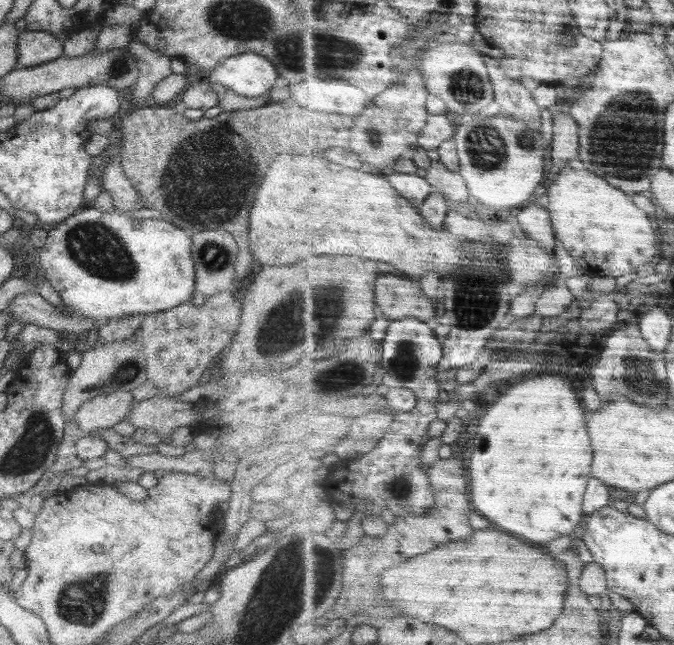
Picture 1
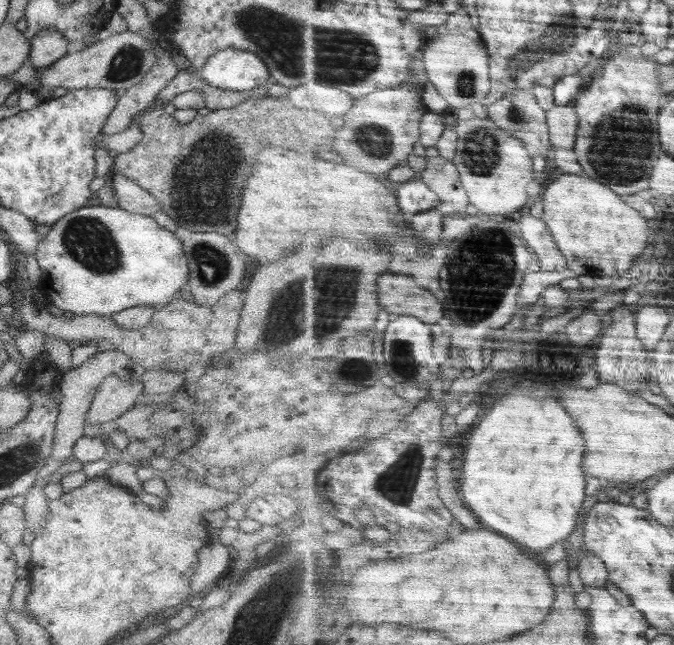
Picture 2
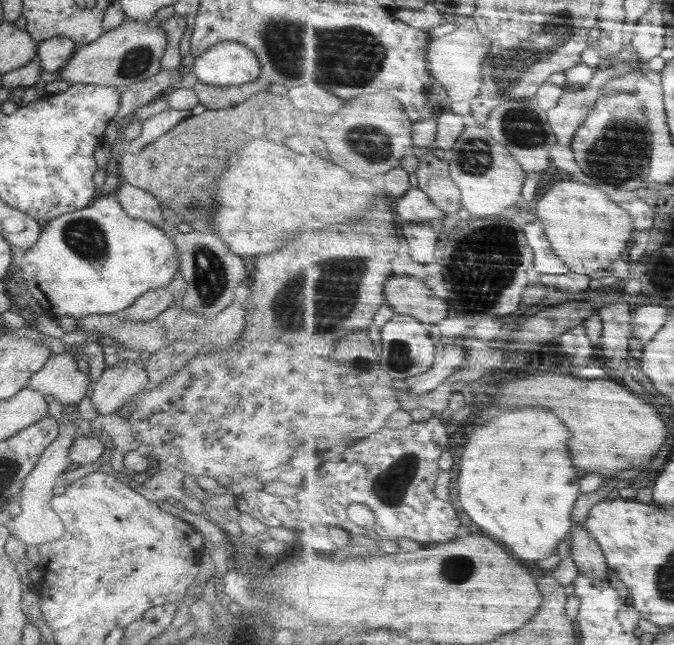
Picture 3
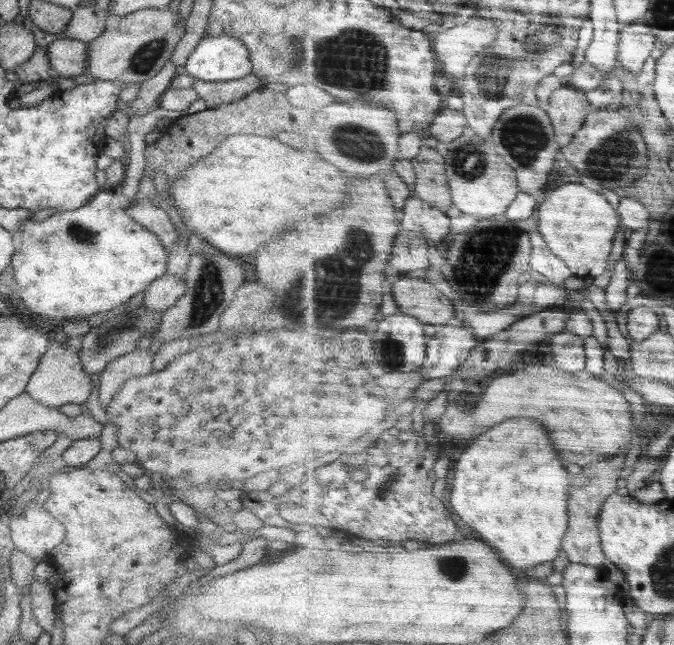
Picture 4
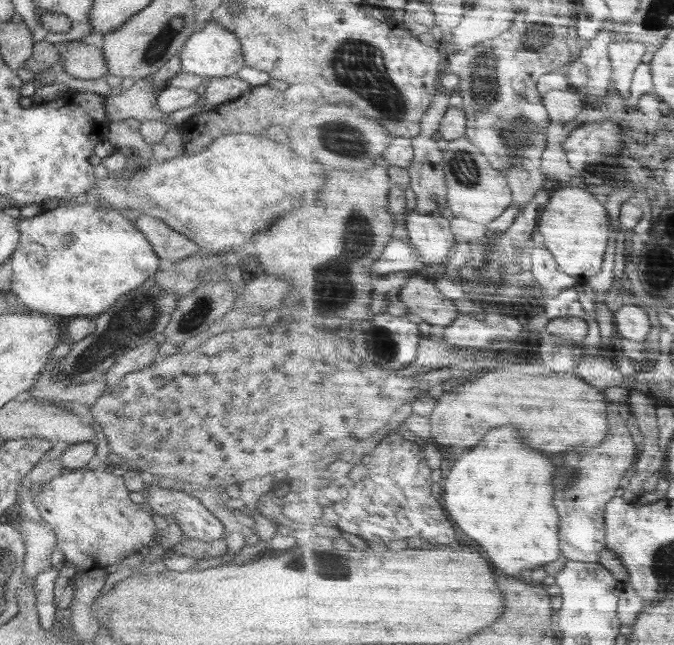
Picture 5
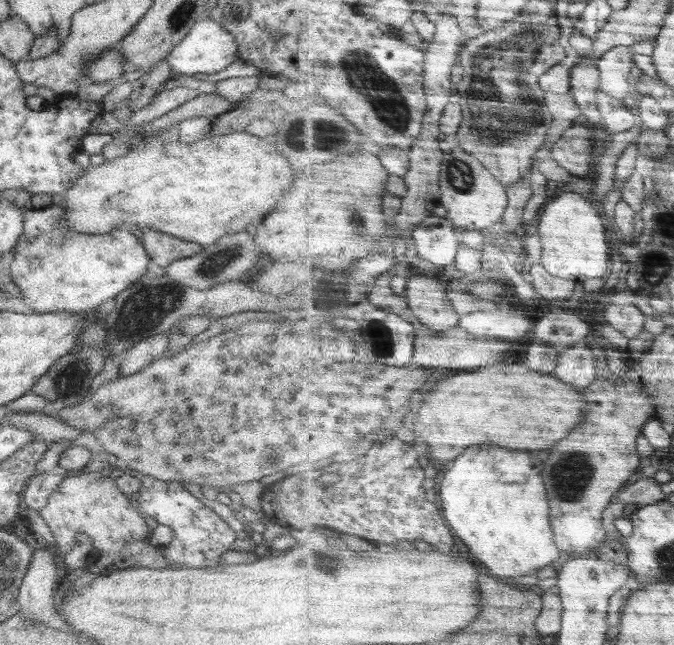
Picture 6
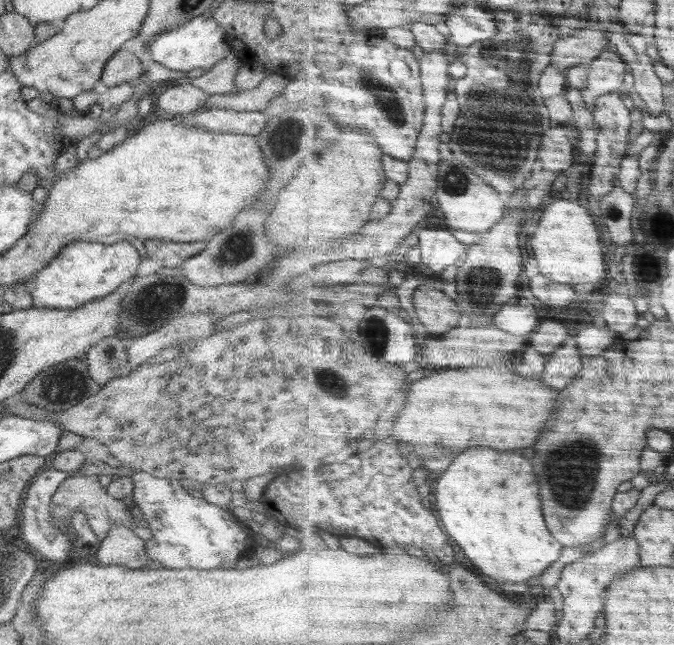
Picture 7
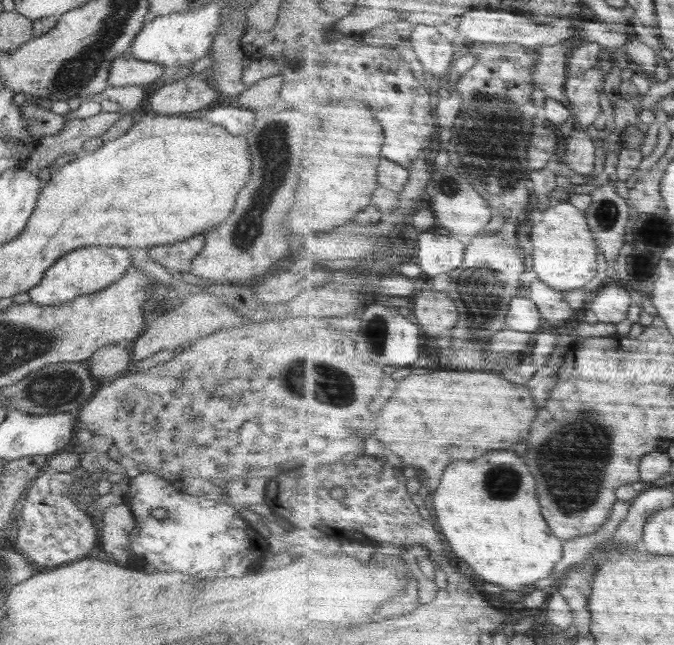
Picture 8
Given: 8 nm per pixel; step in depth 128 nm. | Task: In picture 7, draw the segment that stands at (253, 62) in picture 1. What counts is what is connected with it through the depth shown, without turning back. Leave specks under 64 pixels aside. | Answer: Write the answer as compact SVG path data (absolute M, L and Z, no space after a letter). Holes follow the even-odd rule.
M209 12L201 16L194 16L174 28L167 28L164 32L159 32L158 36L145 43L145 47L154 62L159 62L170 70L189 73L194 68L210 70L217 62L226 58L230 44L224 29Z

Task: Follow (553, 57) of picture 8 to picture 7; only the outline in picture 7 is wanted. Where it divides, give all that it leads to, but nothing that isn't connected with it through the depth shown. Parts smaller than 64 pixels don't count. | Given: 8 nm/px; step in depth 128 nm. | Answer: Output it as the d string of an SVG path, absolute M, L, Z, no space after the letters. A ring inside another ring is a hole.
M596 24L590 29L580 29L576 34L558 41L558 48L554 52L554 66L566 70L578 64L594 62L605 50L611 48L611 34Z

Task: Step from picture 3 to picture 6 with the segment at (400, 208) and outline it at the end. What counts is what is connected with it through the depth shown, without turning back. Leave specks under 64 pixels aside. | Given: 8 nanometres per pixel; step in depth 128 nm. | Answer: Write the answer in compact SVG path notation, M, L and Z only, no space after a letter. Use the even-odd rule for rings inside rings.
M428 216L412 234L418 243L422 258L434 262L440 268L451 269L456 262L460 239L456 235L456 226L449 218Z

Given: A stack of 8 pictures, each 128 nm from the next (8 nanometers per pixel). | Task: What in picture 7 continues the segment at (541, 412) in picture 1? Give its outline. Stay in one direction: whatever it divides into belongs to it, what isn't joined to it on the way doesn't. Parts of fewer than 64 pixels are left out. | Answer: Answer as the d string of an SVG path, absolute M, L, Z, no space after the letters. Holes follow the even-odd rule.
M472 448L464 452L437 481L436 502L442 522L459 546L468 552L466 556L474 560L488 576L524 582L540 578L554 562L560 560L565 545L549 529L545 517L543 496L538 476L534 472L533 460L528 460L520 452L502 452L495 448Z

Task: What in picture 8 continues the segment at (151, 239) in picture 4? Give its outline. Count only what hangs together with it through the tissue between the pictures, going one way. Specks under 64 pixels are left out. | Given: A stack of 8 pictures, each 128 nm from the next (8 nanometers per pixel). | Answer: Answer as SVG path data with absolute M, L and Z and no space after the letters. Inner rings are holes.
M96 245L74 249L61 256L45 273L42 280L27 290L32 303L42 306L58 306L79 296L94 294L117 280L132 265L132 251L114 245Z

